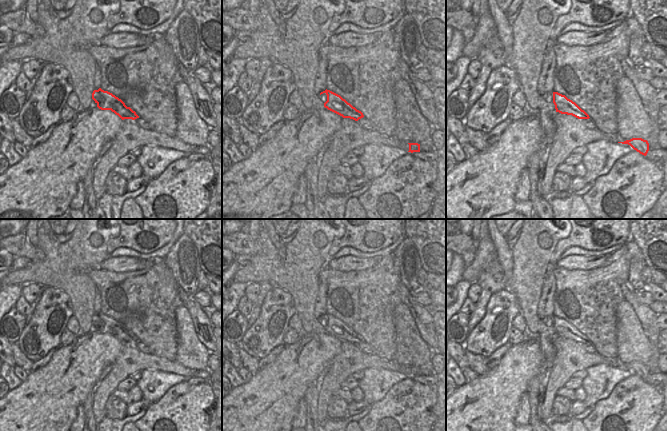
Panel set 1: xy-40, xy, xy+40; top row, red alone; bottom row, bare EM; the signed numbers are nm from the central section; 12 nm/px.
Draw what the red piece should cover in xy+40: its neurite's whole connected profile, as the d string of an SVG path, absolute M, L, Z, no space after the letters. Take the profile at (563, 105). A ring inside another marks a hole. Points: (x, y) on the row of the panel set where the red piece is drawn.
M553 92L553 103L556 112L572 115L578 119L589 119L589 115L582 110L575 102L568 99L565 95Z

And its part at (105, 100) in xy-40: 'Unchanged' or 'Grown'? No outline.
Unchanged

